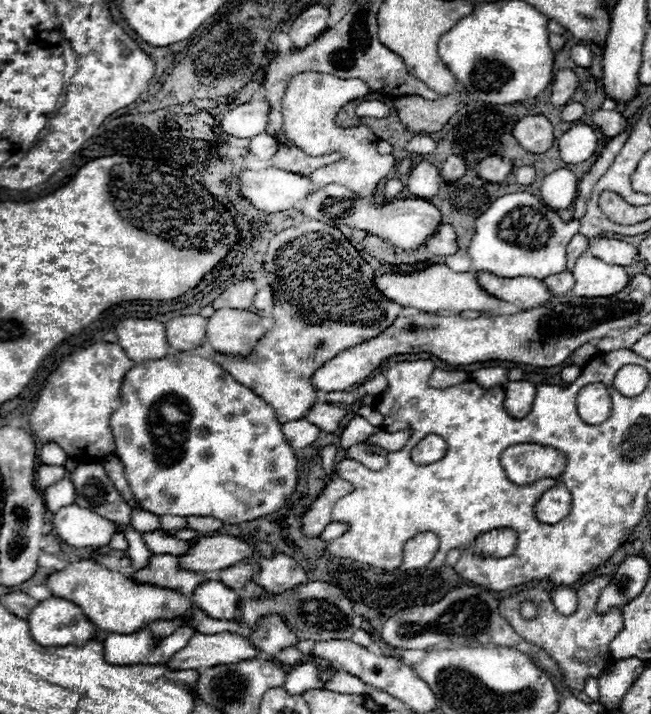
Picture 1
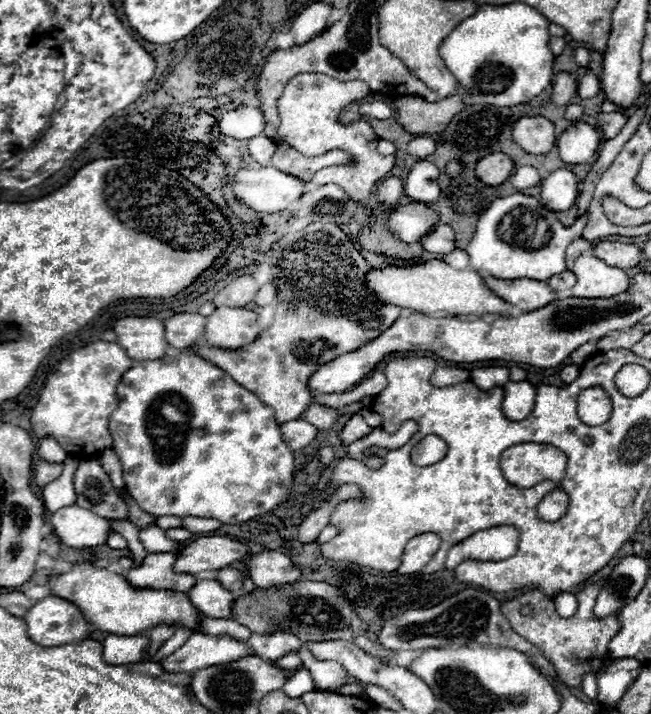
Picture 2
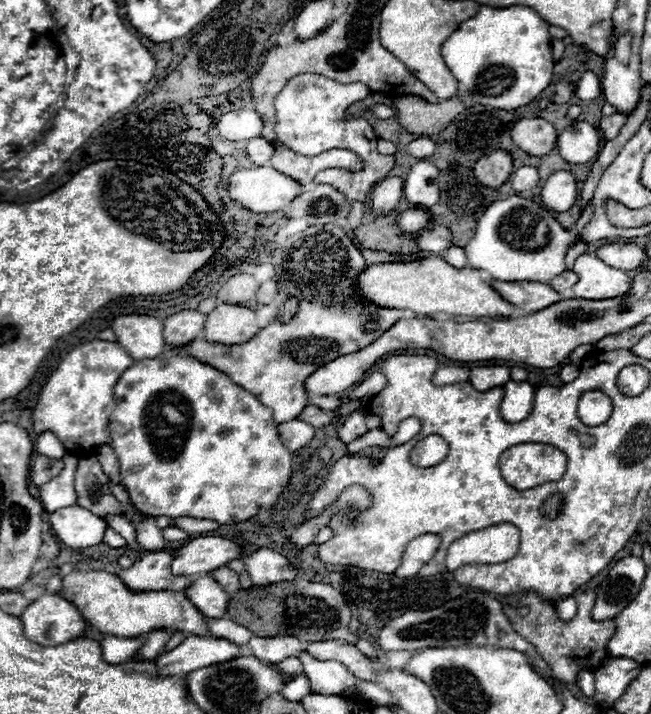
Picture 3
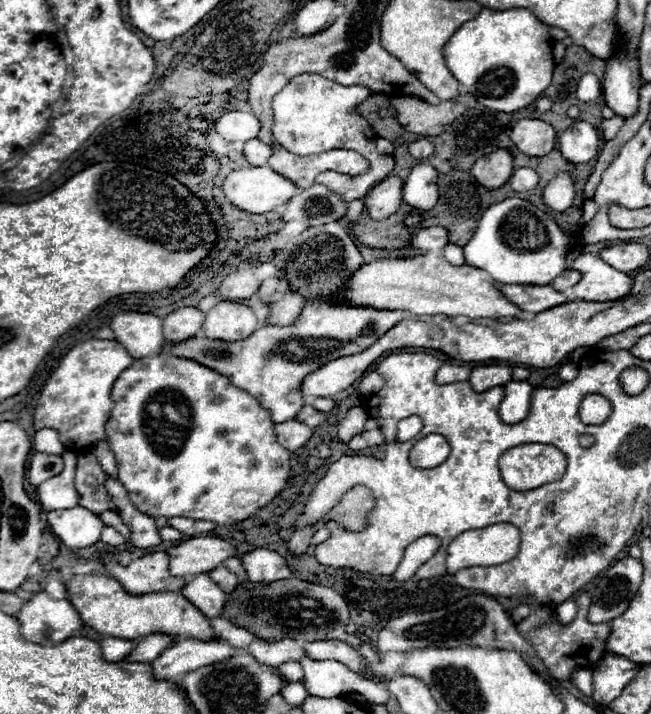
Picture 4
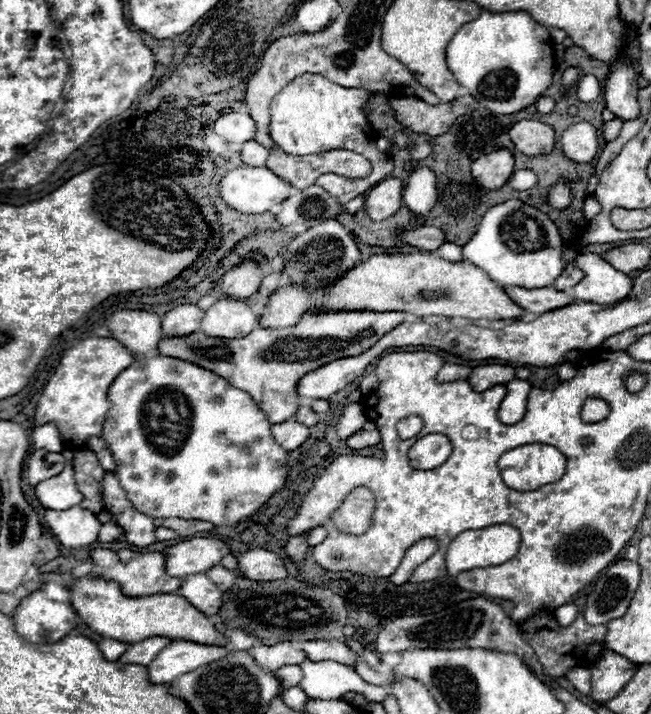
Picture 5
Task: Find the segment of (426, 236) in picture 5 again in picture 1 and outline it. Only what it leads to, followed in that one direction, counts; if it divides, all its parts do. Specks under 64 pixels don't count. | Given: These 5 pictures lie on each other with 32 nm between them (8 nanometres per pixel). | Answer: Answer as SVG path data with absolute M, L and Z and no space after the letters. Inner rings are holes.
M440 226L438 232L426 242L426 246L434 256L450 256L462 252L452 226Z

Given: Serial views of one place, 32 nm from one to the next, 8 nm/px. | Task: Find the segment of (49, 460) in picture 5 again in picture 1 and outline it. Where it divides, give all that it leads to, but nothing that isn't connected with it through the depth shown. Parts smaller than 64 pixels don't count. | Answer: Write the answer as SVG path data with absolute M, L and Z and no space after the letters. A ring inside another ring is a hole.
M40 464L36 468L36 484L40 488L46 488L46 486L52 486L54 482L62 480L64 478L64 466L46 466L46 464Z

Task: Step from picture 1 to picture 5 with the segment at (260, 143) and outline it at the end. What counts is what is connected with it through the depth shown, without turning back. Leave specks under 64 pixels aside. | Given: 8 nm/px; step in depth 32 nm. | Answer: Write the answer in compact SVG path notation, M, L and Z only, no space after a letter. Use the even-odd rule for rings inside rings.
M248 140L244 146L242 146L242 160L252 166L252 164L266 164L268 156L270 156L270 150L266 146L262 146L260 142L256 140Z

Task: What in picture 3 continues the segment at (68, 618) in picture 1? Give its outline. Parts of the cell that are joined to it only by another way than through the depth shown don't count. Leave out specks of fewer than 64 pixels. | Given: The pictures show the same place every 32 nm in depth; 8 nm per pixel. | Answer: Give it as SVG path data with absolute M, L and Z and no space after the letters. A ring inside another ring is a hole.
M42 596L32 602L20 616L28 640L42 646L58 646L82 638L88 624L68 600L58 596Z

